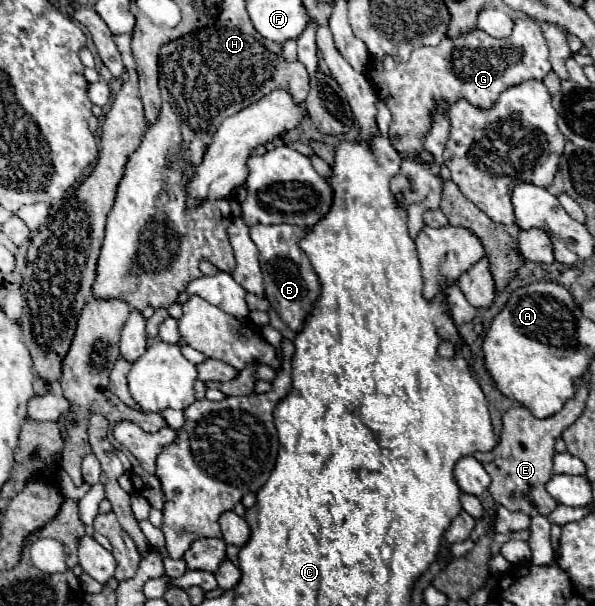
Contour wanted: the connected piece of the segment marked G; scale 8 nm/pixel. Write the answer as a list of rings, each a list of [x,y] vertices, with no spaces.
[[[525,16],[525,18],[515,20],[513,34],[509,38],[503,38],[503,40],[493,38],[493,36],[489,36],[489,34],[485,34],[481,30],[473,30],[471,34],[459,36],[455,40],[443,38],[439,46],[417,48],[417,50],[411,52],[409,62],[397,64],[391,56],[385,56],[383,62],[371,60],[369,66],[367,66],[367,78],[377,86],[377,96],[387,102],[387,106],[389,106],[389,110],[393,114],[391,132],[389,132],[391,146],[397,152],[407,152],[407,154],[411,152],[411,154],[419,154],[425,160],[433,160],[429,154],[423,152],[421,138],[427,134],[427,130],[431,126],[429,112],[431,112],[431,108],[435,104],[439,104],[441,100],[445,100],[447,106],[443,110],[447,112],[449,106],[463,96],[463,98],[467,98],[475,106],[489,108],[507,86],[519,84],[519,82],[525,82],[525,80],[531,80],[531,78],[543,80],[547,76],[547,72],[551,70],[551,64],[549,64],[547,56],[549,56],[549,48],[547,48],[547,40],[543,36],[543,30],[541,30],[541,22],[535,20],[535,18]]]

